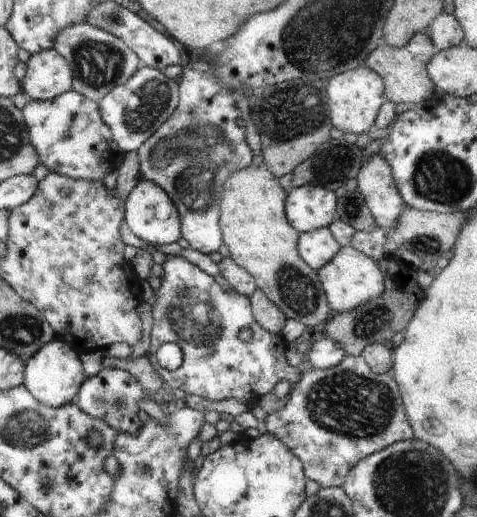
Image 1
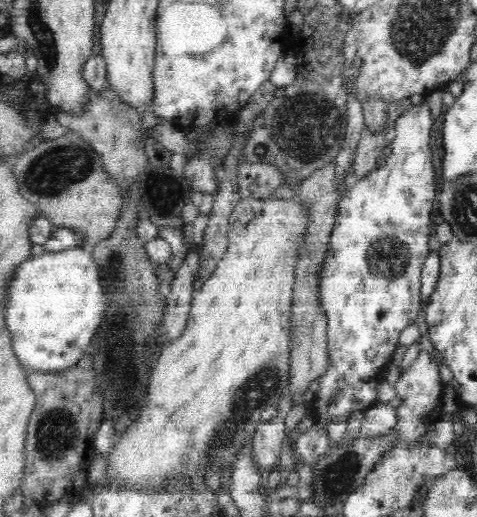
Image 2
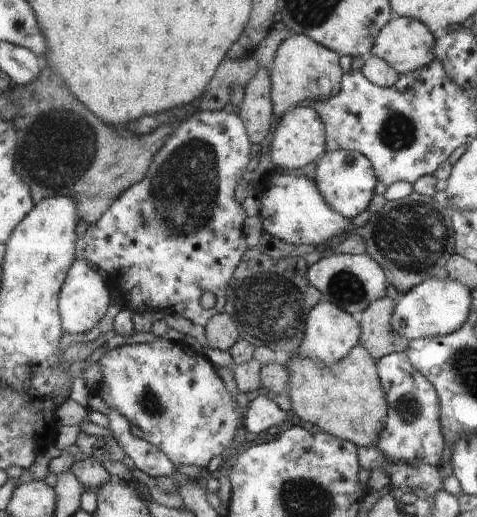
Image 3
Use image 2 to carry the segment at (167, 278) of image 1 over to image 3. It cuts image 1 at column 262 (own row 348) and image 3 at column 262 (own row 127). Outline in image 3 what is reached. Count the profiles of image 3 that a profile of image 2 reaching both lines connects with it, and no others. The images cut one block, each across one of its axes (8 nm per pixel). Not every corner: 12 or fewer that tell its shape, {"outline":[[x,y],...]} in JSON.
{"outline":[[265,395],[252,396],[244,426],[260,434],[278,426],[286,412]]}

